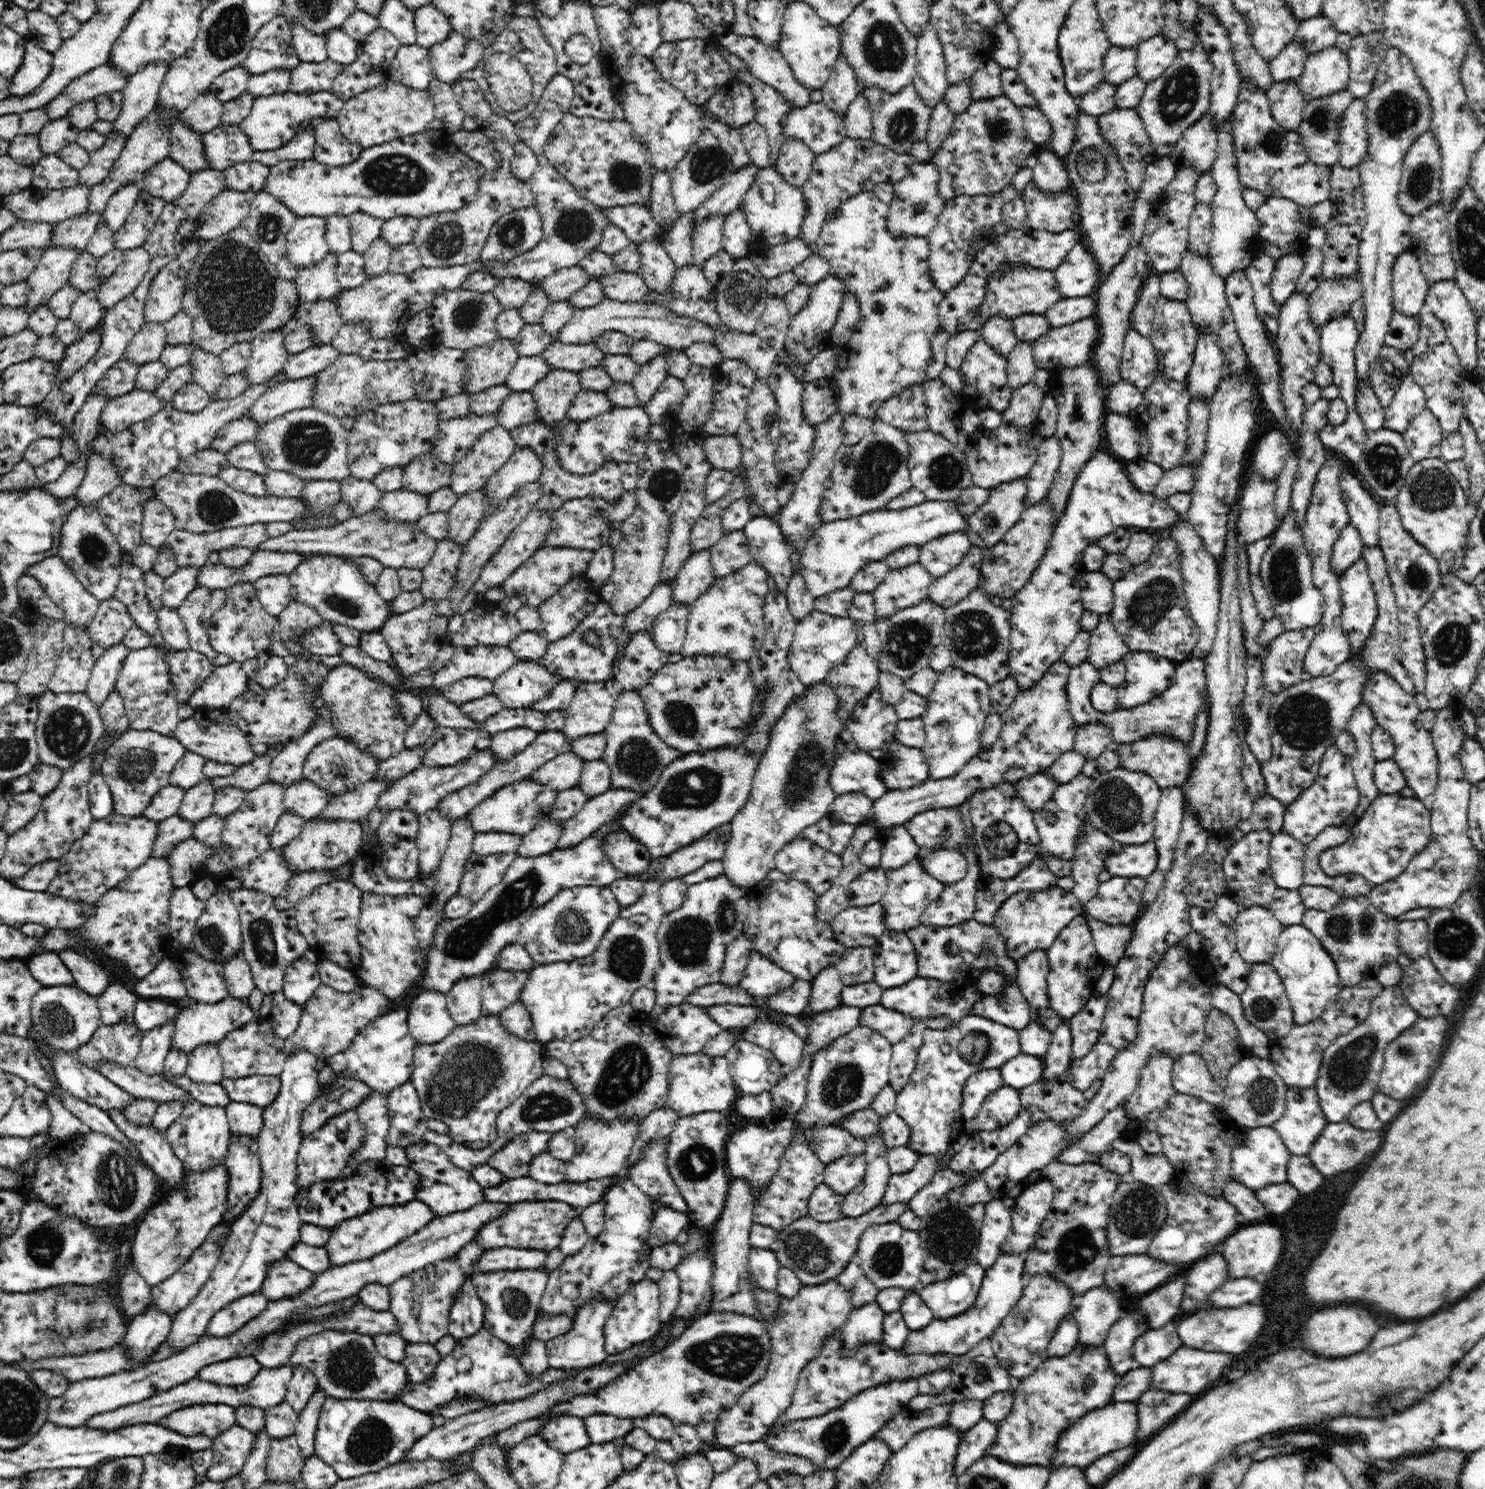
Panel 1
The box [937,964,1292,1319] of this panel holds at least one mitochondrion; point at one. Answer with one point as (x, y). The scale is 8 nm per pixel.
(1136, 1215)

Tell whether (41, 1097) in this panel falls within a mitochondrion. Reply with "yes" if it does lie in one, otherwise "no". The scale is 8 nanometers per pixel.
no

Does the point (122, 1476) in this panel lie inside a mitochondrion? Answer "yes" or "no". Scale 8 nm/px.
yes

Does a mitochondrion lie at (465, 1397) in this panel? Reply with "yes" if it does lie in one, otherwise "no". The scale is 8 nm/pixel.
no

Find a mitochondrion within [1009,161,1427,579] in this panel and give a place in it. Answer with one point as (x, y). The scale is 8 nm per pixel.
(1385, 463)

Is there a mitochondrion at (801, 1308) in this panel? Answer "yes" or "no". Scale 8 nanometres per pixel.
yes

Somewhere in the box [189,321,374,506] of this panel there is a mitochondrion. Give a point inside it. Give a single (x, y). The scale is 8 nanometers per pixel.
(308, 444)

